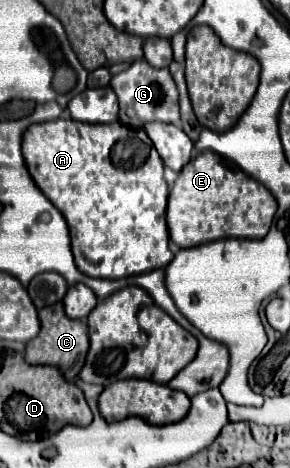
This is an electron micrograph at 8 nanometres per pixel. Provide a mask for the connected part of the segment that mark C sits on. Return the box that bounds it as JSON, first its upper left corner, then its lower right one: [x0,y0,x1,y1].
[26,303,88,381]

